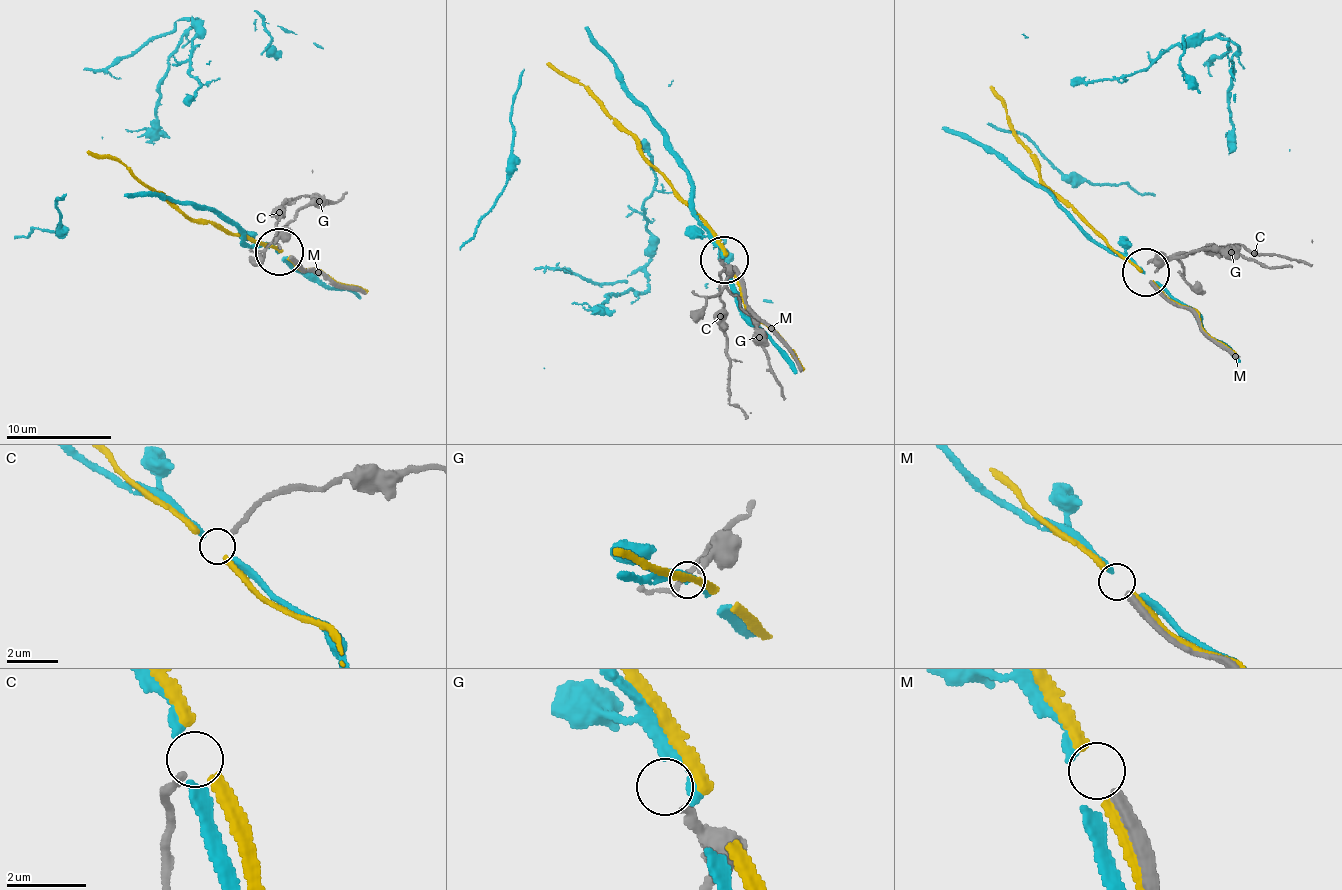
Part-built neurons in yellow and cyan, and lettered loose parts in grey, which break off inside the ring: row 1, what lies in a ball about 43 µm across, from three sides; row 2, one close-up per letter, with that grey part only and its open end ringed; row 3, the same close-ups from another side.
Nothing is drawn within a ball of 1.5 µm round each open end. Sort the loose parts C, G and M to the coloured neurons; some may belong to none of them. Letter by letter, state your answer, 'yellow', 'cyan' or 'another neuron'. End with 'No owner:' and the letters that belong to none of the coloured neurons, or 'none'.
C: cyan
G: another neuron
M: another neuron
No owner: G, M

